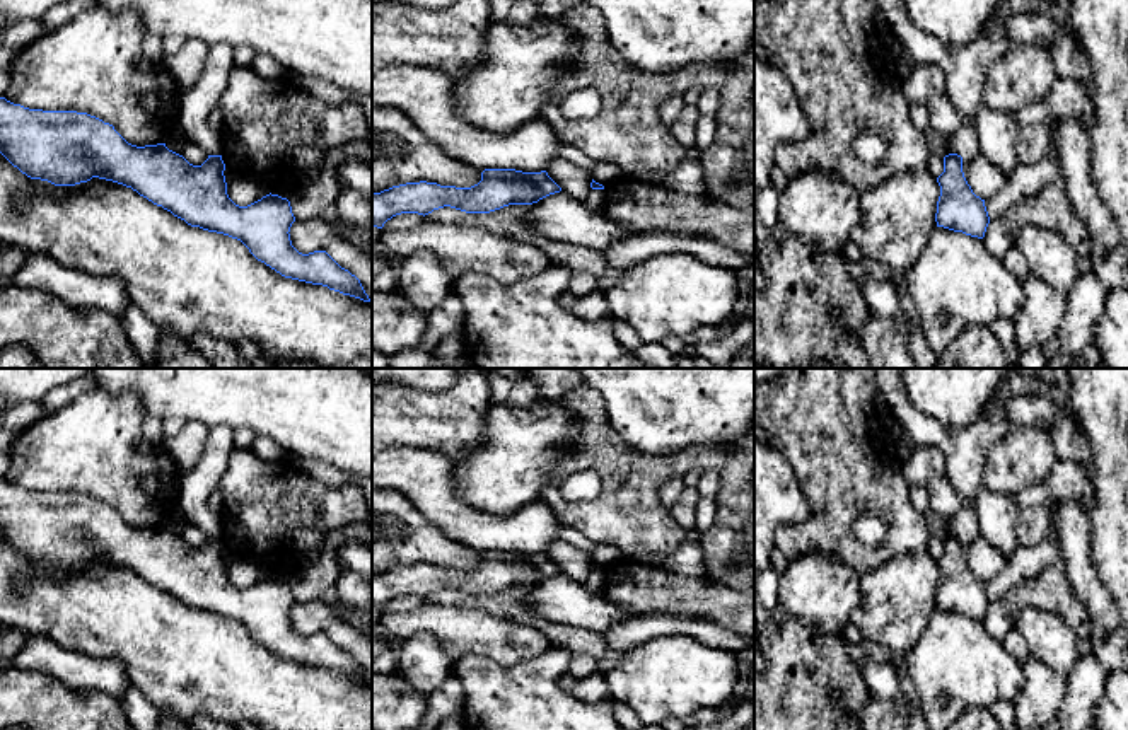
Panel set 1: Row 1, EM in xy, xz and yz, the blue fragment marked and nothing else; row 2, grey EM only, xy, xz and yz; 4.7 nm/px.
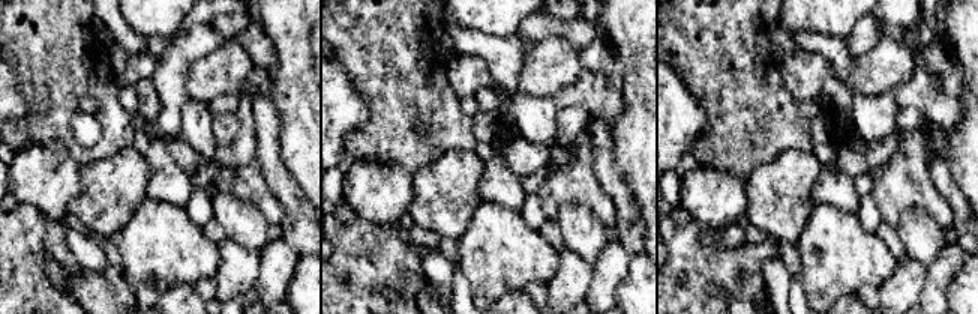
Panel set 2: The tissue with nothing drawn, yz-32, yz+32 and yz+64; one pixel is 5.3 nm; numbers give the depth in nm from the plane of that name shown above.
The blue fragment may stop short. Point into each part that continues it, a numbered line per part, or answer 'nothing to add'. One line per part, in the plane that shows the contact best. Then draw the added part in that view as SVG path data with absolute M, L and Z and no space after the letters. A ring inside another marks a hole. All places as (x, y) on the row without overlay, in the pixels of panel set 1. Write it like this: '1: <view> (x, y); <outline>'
nothing to add

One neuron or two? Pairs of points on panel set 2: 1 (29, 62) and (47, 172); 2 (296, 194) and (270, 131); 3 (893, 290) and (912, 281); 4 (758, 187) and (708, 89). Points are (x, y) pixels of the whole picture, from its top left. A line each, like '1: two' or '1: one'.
1: two
2: one
3: one
4: two

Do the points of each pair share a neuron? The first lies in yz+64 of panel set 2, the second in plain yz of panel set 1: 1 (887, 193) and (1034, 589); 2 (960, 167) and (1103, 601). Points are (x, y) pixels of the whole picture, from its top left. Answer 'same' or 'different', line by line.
1: same
2: different

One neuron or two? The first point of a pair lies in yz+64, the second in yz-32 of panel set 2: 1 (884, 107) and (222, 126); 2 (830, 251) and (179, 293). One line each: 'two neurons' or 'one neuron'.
1: two neurons
2: two neurons

